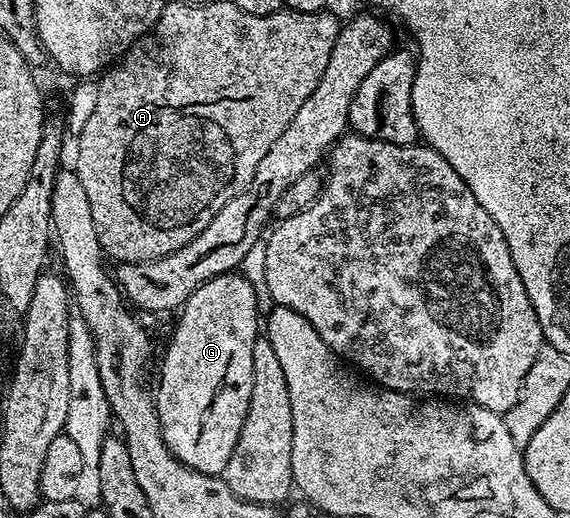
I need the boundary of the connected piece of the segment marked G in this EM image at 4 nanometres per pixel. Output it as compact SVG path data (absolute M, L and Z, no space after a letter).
M241 273L220 275L199 285L199 289L195 289L184 307L180 308L177 317L177 328L161 359L161 380L155 390L155 406L163 441L183 465L199 473L220 476L227 461L231 461L231 449L235 449L235 441L243 429L251 401L251 353L259 338L257 291L252 281L244 279Z

